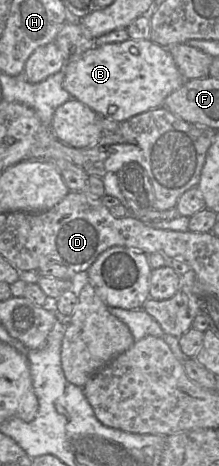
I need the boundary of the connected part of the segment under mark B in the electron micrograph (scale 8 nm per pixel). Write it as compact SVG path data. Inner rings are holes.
M128 39L94 46L63 68L63 89L99 117L122 123L161 107L165 98L186 81L168 49L150 40Z

